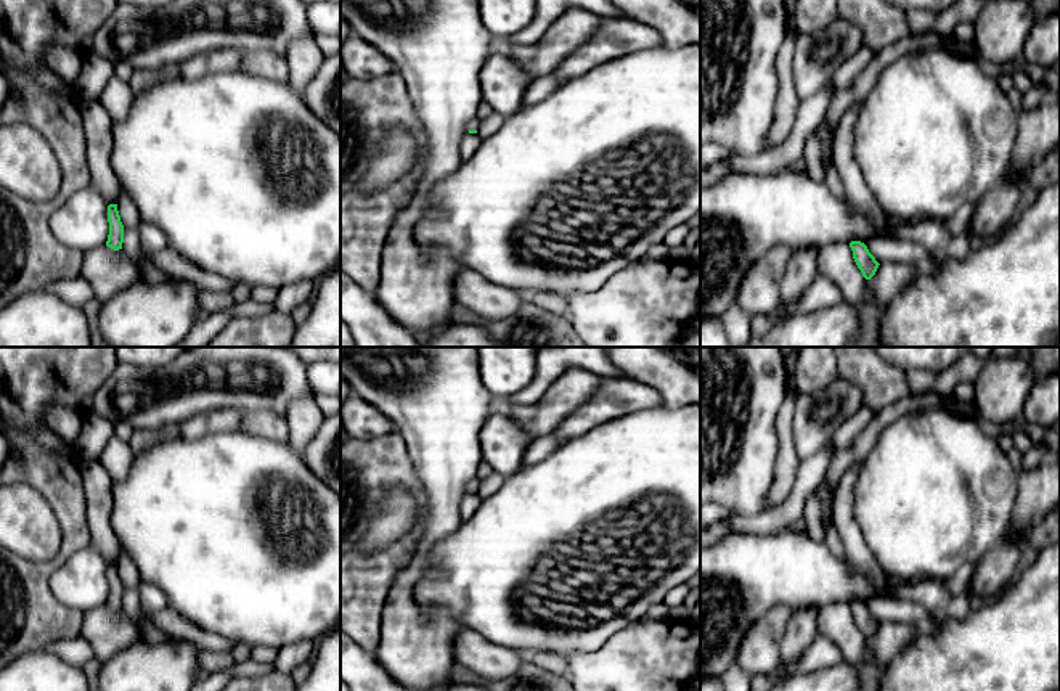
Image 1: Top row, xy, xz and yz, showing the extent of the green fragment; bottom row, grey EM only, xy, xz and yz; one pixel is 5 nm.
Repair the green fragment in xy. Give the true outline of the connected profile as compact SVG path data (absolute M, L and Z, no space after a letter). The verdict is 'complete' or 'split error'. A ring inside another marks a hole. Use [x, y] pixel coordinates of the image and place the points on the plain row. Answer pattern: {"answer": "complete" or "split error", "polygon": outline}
{"answer": "complete", "polygon": "M117 564L108 566L108 582L109 582L109 595L106 606L114 611L119 611L122 609L122 603L124 603L124 585L120 582Z"}

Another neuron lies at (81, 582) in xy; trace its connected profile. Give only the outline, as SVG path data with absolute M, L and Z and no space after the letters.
M90 545L69 554L48 579L53 596L77 611L88 612L106 604L109 595L108 562Z

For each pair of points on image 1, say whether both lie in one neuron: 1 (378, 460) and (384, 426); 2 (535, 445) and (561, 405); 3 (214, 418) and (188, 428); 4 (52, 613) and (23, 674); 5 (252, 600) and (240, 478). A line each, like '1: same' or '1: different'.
1: different
2: different
3: same
4: different
5: same

